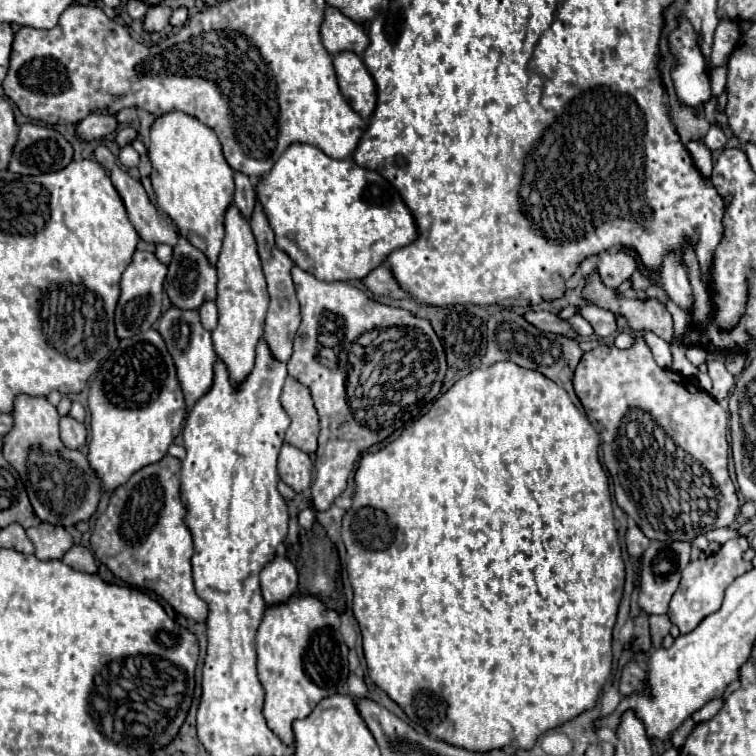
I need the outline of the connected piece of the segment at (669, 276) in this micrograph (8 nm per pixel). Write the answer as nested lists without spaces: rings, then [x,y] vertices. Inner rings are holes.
[[[667,253],[661,263],[661,281],[665,285],[667,295],[685,311],[691,309],[693,305],[693,295],[691,295],[691,285],[687,279],[687,271],[679,259],[677,253]]]

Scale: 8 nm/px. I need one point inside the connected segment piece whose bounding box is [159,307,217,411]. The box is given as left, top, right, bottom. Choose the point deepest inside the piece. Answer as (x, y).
(190, 345)

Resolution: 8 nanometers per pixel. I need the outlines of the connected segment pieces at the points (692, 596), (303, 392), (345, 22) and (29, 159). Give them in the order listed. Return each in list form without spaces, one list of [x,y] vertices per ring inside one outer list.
[[[737,537],[737,539],[727,541],[717,553],[713,553],[713,555],[709,555],[705,559],[691,561],[685,567],[685,573],[681,577],[681,585],[679,585],[679,589],[673,595],[671,605],[669,605],[669,619],[671,619],[671,623],[675,623],[679,627],[679,631],[683,635],[693,631],[707,615],[715,613],[721,607],[725,589],[727,589],[727,585],[731,581],[735,581],[739,575],[743,575],[749,569],[753,569],[751,561],[743,559],[743,553],[747,549],[749,549],[747,539],[745,537]]]
[[[287,377],[279,401],[291,419],[291,425],[285,433],[285,443],[313,455],[317,451],[319,417],[309,389],[303,387],[297,379]]]
[[[327,7],[323,13],[321,41],[331,55],[337,55],[341,51],[353,51],[361,55],[369,45],[365,29],[335,7]]]
[[[21,125],[9,171],[19,175],[41,175],[65,169],[73,159],[71,143],[53,127]]]

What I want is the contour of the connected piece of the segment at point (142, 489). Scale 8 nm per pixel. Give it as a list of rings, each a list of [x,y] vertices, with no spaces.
[[[169,455],[137,471],[125,485],[121,485],[111,495],[107,511],[97,519],[91,531],[91,549],[95,557],[103,565],[107,565],[117,579],[121,579],[129,587],[141,591],[153,591],[163,601],[167,601],[175,609],[175,613],[201,623],[207,621],[207,603],[193,589],[193,577],[191,577],[193,541],[189,529],[183,523],[185,507],[179,497],[179,473],[181,473],[181,461]]]

